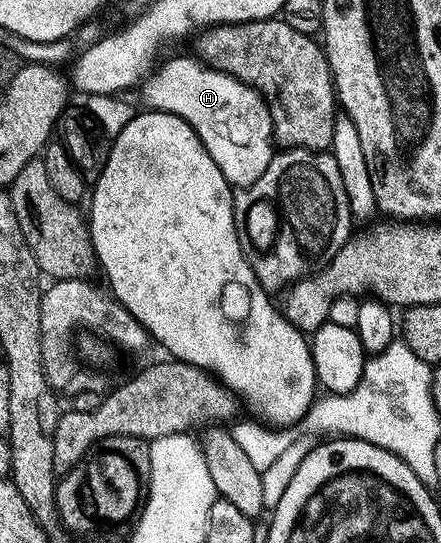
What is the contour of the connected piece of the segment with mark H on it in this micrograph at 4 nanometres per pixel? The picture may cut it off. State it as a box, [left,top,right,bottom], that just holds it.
[140,55,276,187]

